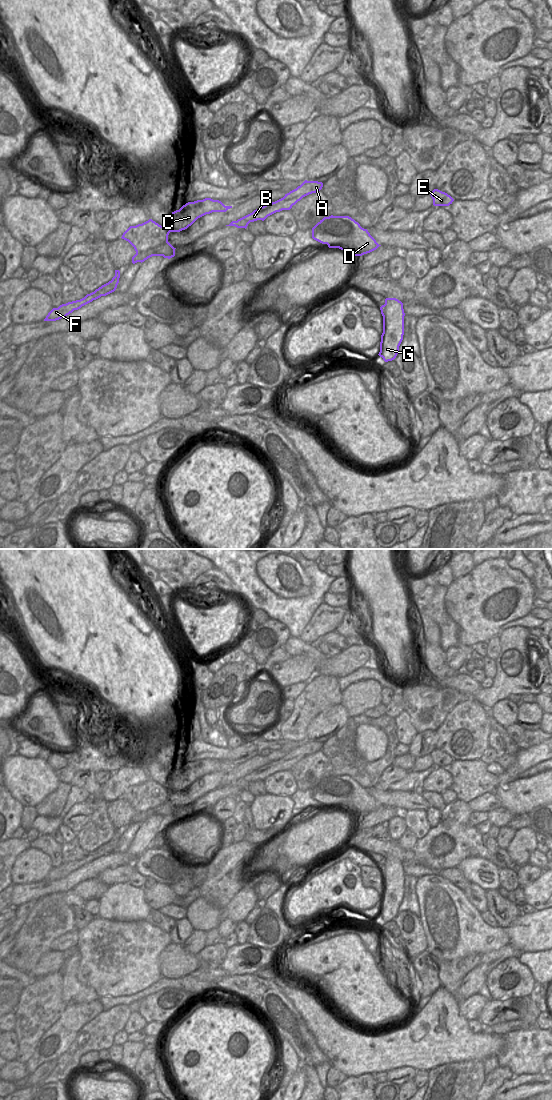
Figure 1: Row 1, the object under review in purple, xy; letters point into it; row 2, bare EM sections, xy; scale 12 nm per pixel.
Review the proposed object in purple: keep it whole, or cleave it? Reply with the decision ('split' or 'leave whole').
split

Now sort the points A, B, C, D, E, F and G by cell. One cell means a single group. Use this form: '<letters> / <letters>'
A B D E F G / C

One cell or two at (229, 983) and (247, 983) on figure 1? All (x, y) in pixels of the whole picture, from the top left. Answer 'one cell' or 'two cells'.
one cell

